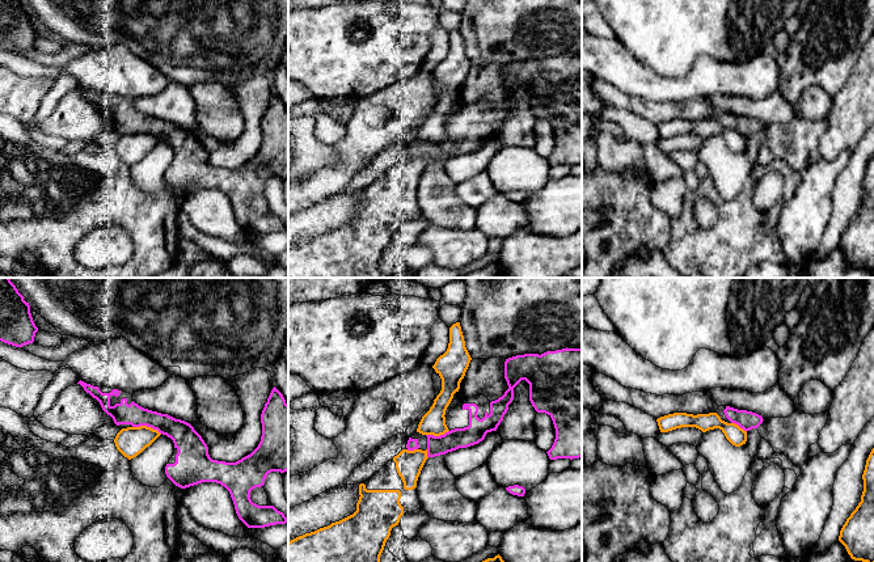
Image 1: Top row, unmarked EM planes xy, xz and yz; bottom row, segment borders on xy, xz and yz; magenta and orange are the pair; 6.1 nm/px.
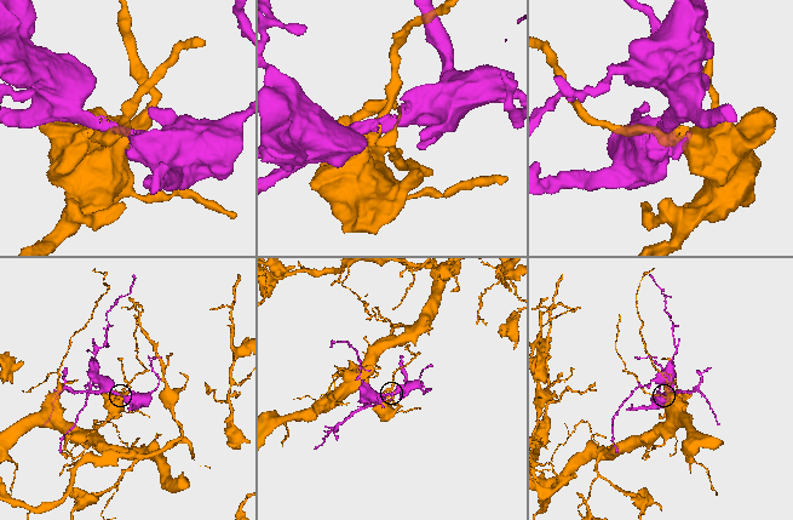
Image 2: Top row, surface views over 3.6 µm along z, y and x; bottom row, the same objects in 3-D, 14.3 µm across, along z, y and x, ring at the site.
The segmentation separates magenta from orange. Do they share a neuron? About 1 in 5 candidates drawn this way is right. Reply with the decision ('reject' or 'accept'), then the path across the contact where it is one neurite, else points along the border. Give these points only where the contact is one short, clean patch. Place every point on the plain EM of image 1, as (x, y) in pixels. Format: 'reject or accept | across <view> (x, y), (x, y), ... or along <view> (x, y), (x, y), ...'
reject | along xy (132, 132), (150, 132), (160, 140)

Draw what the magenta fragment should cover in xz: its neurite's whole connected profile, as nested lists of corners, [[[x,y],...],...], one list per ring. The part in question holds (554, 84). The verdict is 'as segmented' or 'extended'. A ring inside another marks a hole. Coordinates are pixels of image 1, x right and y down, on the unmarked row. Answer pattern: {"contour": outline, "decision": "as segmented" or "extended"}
{"contour": [[[582,54],[562,55],[539,60],[524,60],[506,66],[504,85],[508,96],[495,107],[480,101],[463,106],[446,123],[448,139],[440,143],[414,139],[402,156],[422,156],[435,164],[482,148],[487,139],[497,138],[514,106],[514,94],[525,86],[529,90],[529,107],[537,119],[548,121],[556,135],[556,145],[546,159],[550,166],[582,164]]], "decision": "extended"}

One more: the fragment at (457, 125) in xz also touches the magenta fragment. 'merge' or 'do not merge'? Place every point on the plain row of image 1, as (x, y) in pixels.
merge

